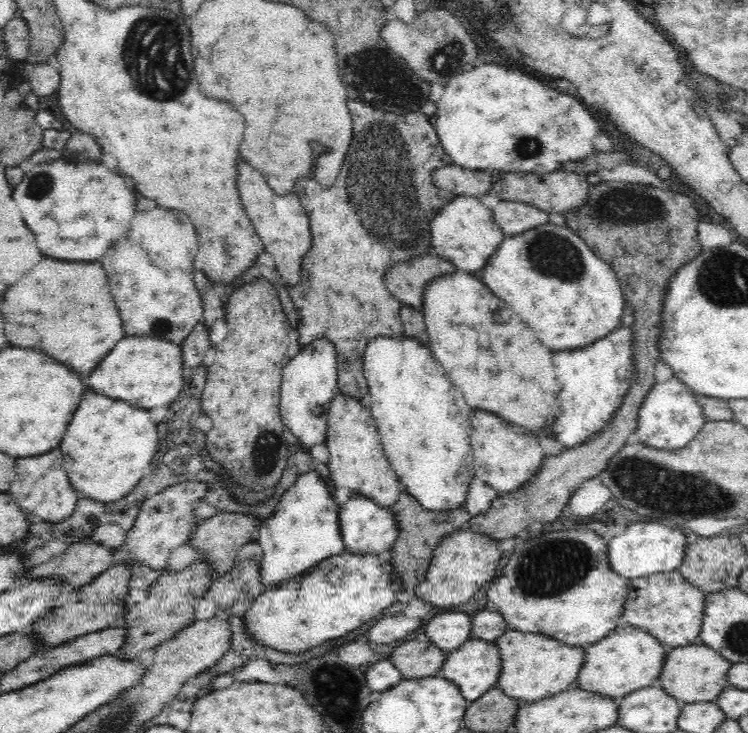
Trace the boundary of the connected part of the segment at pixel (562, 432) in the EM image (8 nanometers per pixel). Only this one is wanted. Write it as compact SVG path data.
M631 327L614 329L580 350L554 352L556 378L562 384L554 428L562 448L582 445L607 424L635 377Z

